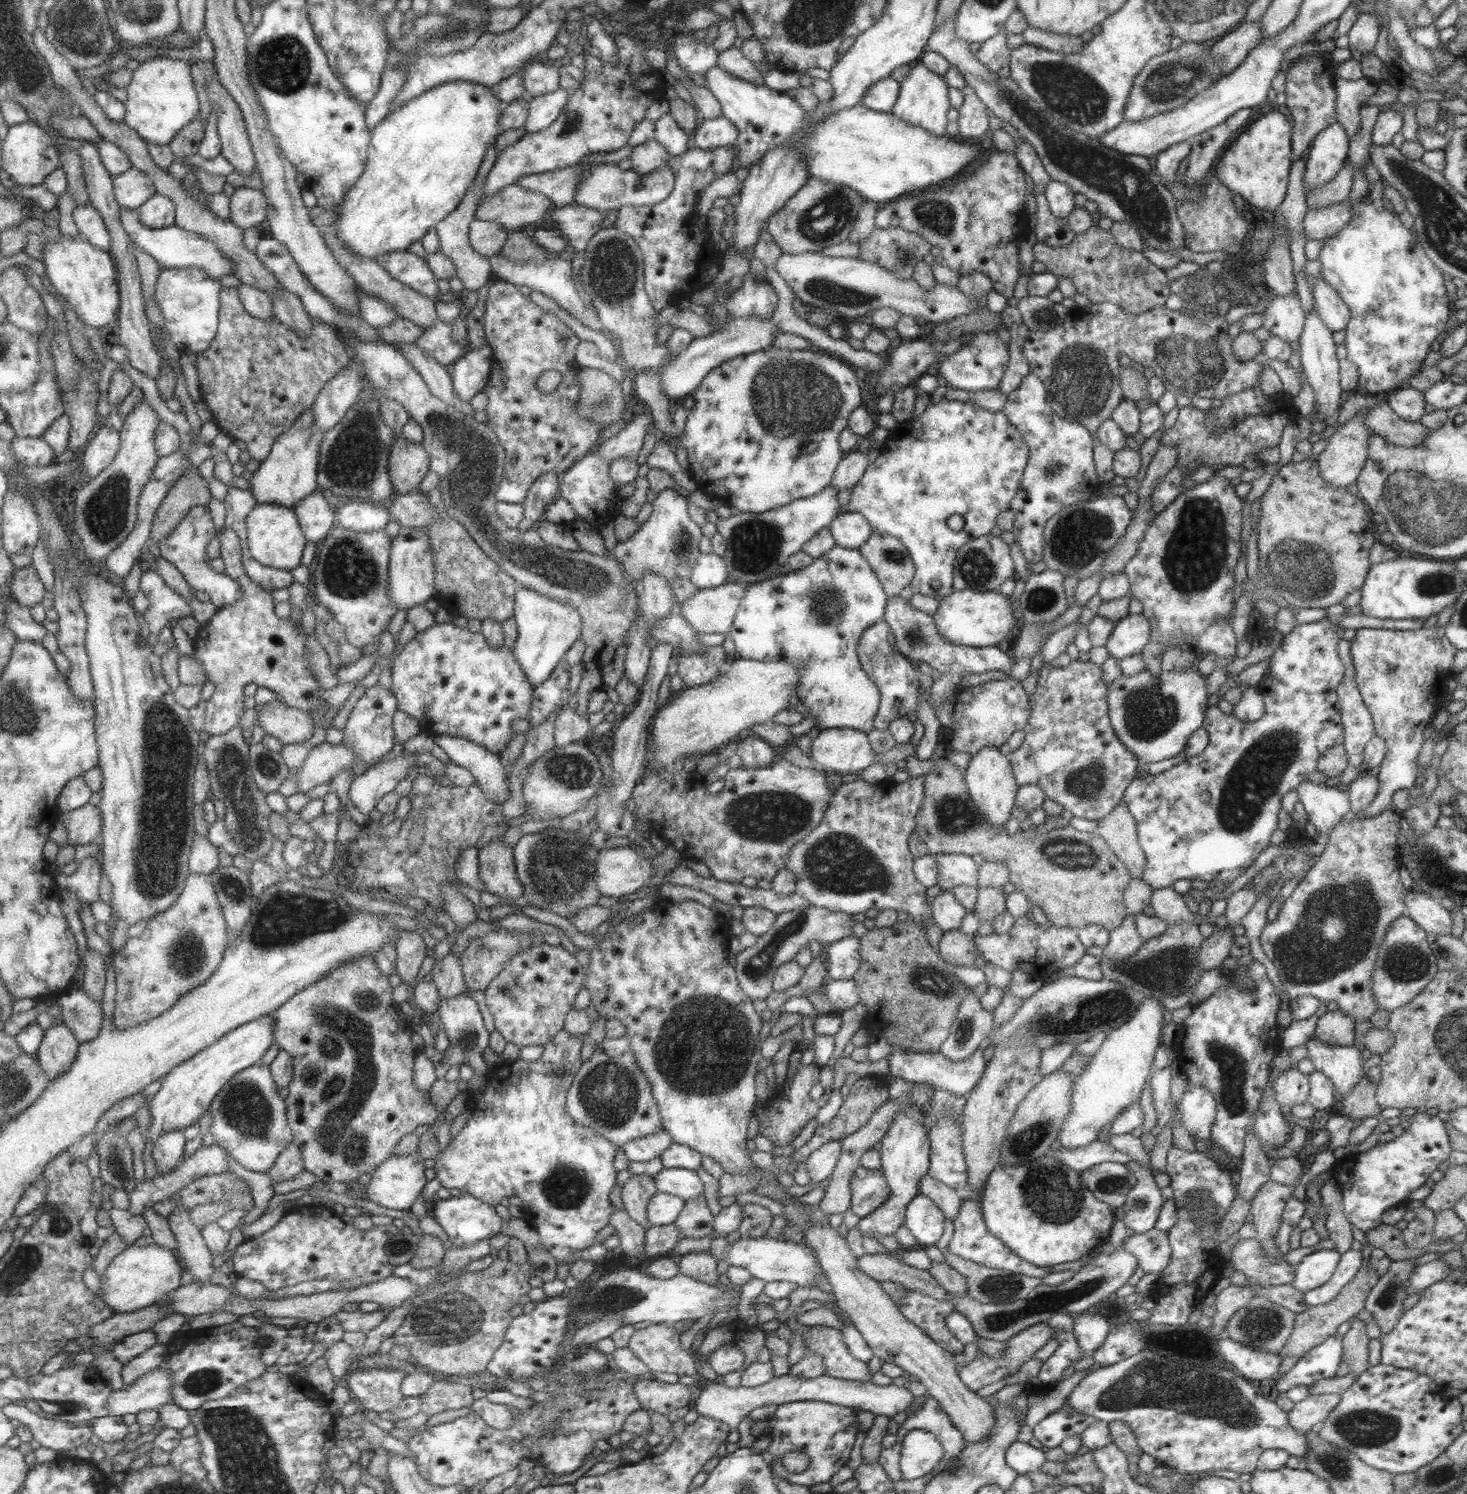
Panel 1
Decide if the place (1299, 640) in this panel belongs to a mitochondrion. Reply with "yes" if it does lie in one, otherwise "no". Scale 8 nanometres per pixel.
no

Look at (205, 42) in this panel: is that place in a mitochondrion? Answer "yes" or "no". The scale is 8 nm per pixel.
no

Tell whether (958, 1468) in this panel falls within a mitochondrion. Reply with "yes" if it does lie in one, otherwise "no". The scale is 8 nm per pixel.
yes

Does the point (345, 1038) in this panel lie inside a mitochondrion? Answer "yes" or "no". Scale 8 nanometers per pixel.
yes

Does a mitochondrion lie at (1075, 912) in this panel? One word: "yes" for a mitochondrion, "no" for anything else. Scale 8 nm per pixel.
no

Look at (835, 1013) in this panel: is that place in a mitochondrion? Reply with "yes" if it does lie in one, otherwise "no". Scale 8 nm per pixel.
no

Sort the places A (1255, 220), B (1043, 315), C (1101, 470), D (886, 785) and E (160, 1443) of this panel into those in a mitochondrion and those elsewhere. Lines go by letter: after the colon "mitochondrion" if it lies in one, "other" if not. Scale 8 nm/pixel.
A: other
B: mitochondrion
C: other
D: other
E: other

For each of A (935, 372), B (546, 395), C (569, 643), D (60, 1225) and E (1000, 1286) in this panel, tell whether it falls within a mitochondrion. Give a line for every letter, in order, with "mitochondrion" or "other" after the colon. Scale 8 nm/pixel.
A: other
B: other
C: other
D: mitochondrion
E: mitochondrion

